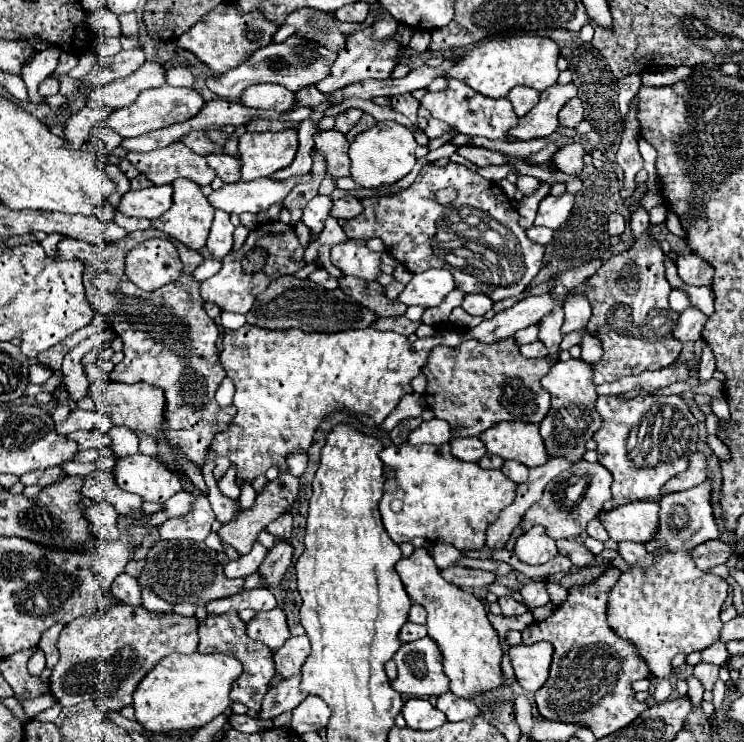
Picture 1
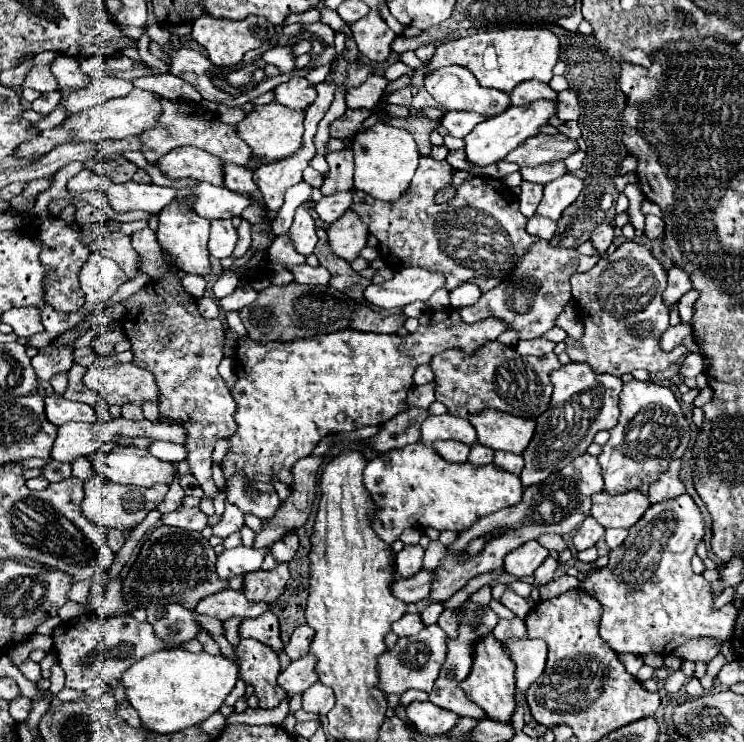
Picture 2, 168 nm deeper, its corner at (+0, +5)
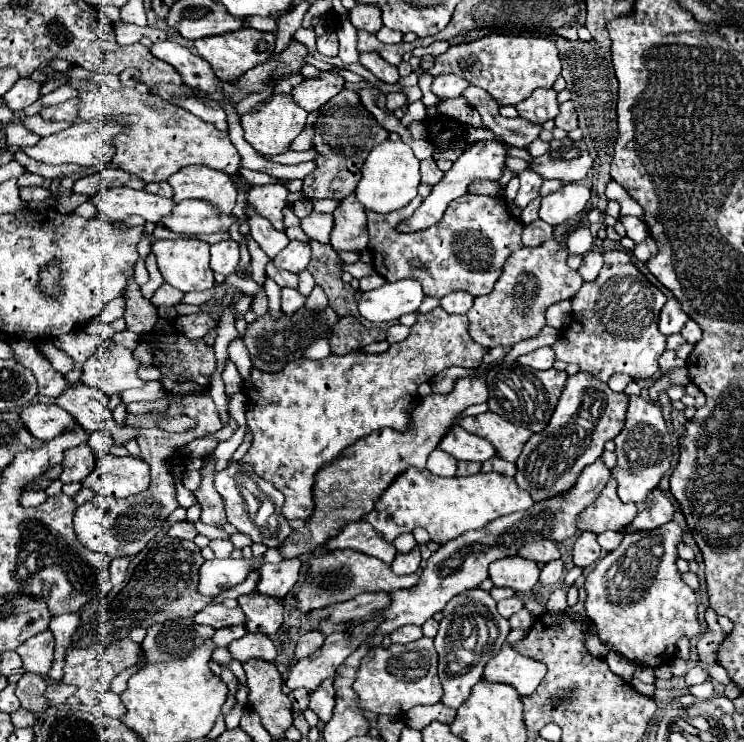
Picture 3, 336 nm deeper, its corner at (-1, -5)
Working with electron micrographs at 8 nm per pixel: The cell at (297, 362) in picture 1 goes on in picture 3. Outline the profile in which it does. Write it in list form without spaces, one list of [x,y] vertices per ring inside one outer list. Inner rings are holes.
[[[440,306],[428,314],[418,314],[418,322],[410,328],[410,336],[402,342],[392,344],[382,354],[364,354],[364,352],[350,352],[344,356],[330,354],[322,360],[300,358],[288,362],[280,372],[264,372],[260,368],[252,368],[250,384],[254,392],[248,392],[250,408],[246,410],[252,446],[248,448],[246,456],[240,460],[242,464],[250,464],[254,472],[272,482],[286,498],[282,514],[290,518],[306,520],[312,514],[312,484],[314,472],[322,468],[322,464],[332,462],[346,446],[354,444],[356,440],[368,436],[380,428],[394,428],[406,430],[410,424],[410,414],[420,402],[416,388],[422,382],[428,382],[432,376],[442,372],[450,366],[462,368],[476,368],[480,366],[484,354],[488,350],[478,346],[468,334],[468,318],[464,314],[448,314]]]

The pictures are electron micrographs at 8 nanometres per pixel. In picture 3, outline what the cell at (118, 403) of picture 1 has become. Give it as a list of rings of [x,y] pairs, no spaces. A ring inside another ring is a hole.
[[[124,346],[98,348],[96,354],[84,364],[84,374],[80,380],[102,390],[110,398],[128,388],[142,388],[146,384],[136,374],[138,364],[140,362],[134,360],[132,350]]]

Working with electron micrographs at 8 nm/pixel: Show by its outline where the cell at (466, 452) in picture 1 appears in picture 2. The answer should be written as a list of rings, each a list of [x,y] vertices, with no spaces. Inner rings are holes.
[[[441,440],[441,442],[433,442],[431,444],[435,452],[441,454],[443,460],[447,462],[467,462],[469,456],[469,446],[463,442],[455,442],[455,440]]]

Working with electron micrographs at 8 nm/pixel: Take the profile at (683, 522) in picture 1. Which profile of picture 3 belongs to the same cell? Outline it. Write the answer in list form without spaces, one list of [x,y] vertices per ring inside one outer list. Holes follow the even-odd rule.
[[[666,522],[666,526],[660,526],[658,530],[640,530],[640,532],[626,534],[626,538],[622,540],[622,544],[620,544],[614,552],[610,552],[608,556],[604,556],[604,558],[596,564],[596,568],[586,576],[586,592],[588,592],[588,596],[586,596],[584,608],[586,608],[588,618],[598,626],[598,638],[600,638],[600,642],[602,642],[604,646],[608,646],[610,650],[614,650],[614,652],[626,656],[626,658],[632,660],[634,664],[652,666],[652,668],[662,666],[662,664],[670,664],[670,662],[674,660],[674,656],[676,656],[676,642],[678,642],[682,636],[686,636],[686,638],[692,640],[692,638],[696,638],[696,636],[700,636],[700,634],[704,632],[704,626],[702,626],[702,622],[700,622],[700,618],[698,618],[696,592],[682,580],[682,574],[680,574],[678,568],[676,568],[678,544],[682,544],[682,528],[680,528],[676,522]]]

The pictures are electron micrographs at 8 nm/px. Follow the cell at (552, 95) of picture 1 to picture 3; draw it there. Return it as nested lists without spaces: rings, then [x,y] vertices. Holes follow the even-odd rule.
[[[486,140],[486,142],[474,142],[468,150],[464,150],[464,154],[454,162],[454,166],[446,172],[446,176],[432,188],[430,196],[418,206],[418,210],[412,214],[412,218],[404,220],[402,226],[398,226],[400,232],[416,232],[416,230],[422,230],[422,228],[428,228],[432,224],[436,224],[446,206],[464,196],[468,192],[468,184],[474,182],[474,180],[500,180],[502,178],[502,170],[504,170],[504,160],[508,158],[508,150],[512,146],[506,144],[504,140]]]

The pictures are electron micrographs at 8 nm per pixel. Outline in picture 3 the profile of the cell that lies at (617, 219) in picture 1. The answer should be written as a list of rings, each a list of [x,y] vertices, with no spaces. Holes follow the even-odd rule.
[[[590,250],[588,254],[584,254],[584,262],[582,262],[582,266],[578,268],[578,272],[582,274],[582,278],[584,278],[586,282],[590,282],[590,280],[594,280],[594,278],[598,276],[602,264],[604,264],[602,252],[600,252],[600,250]]]

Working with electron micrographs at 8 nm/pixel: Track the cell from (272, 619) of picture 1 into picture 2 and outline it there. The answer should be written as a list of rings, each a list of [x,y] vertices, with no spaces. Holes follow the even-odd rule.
[[[267,610],[265,614],[261,614],[257,618],[249,618],[249,620],[241,620],[241,622],[243,624],[239,624],[239,636],[259,640],[259,642],[271,646],[275,652],[283,650],[283,642],[279,638],[279,622],[271,610]]]

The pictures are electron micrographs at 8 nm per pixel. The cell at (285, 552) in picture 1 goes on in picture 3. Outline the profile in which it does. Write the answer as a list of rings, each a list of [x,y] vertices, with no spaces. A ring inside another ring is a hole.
[[[250,592],[238,596],[238,606],[246,614],[246,630],[248,632],[262,632],[274,636],[284,620],[284,602],[282,598],[264,596],[260,592]]]

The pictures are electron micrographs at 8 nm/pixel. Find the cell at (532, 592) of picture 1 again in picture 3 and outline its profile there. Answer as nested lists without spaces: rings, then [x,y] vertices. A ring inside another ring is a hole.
[[[554,560],[554,562],[548,562],[542,572],[540,572],[540,582],[544,586],[554,586],[560,578],[562,578],[562,562],[560,560]]]

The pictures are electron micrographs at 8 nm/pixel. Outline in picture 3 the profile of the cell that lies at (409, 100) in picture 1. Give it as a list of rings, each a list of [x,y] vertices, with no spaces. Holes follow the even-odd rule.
[[[399,92],[388,93],[386,106],[388,106],[392,112],[398,110],[398,108],[404,108],[404,106],[408,106],[407,97],[403,93]]]

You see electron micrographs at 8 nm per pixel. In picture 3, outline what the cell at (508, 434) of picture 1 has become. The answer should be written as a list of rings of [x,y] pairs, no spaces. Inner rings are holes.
[[[484,412],[478,416],[462,418],[460,426],[470,434],[476,434],[476,436],[482,436],[484,440],[488,440],[496,448],[496,456],[500,456],[508,462],[518,460],[526,440],[532,436],[530,430],[514,426],[494,412]]]

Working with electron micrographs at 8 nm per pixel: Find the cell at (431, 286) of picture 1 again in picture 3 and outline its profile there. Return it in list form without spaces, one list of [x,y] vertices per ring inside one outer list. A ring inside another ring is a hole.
[[[398,280],[364,292],[358,310],[370,322],[390,322],[398,320],[402,314],[416,312],[422,300],[422,284],[418,284],[416,280]]]

